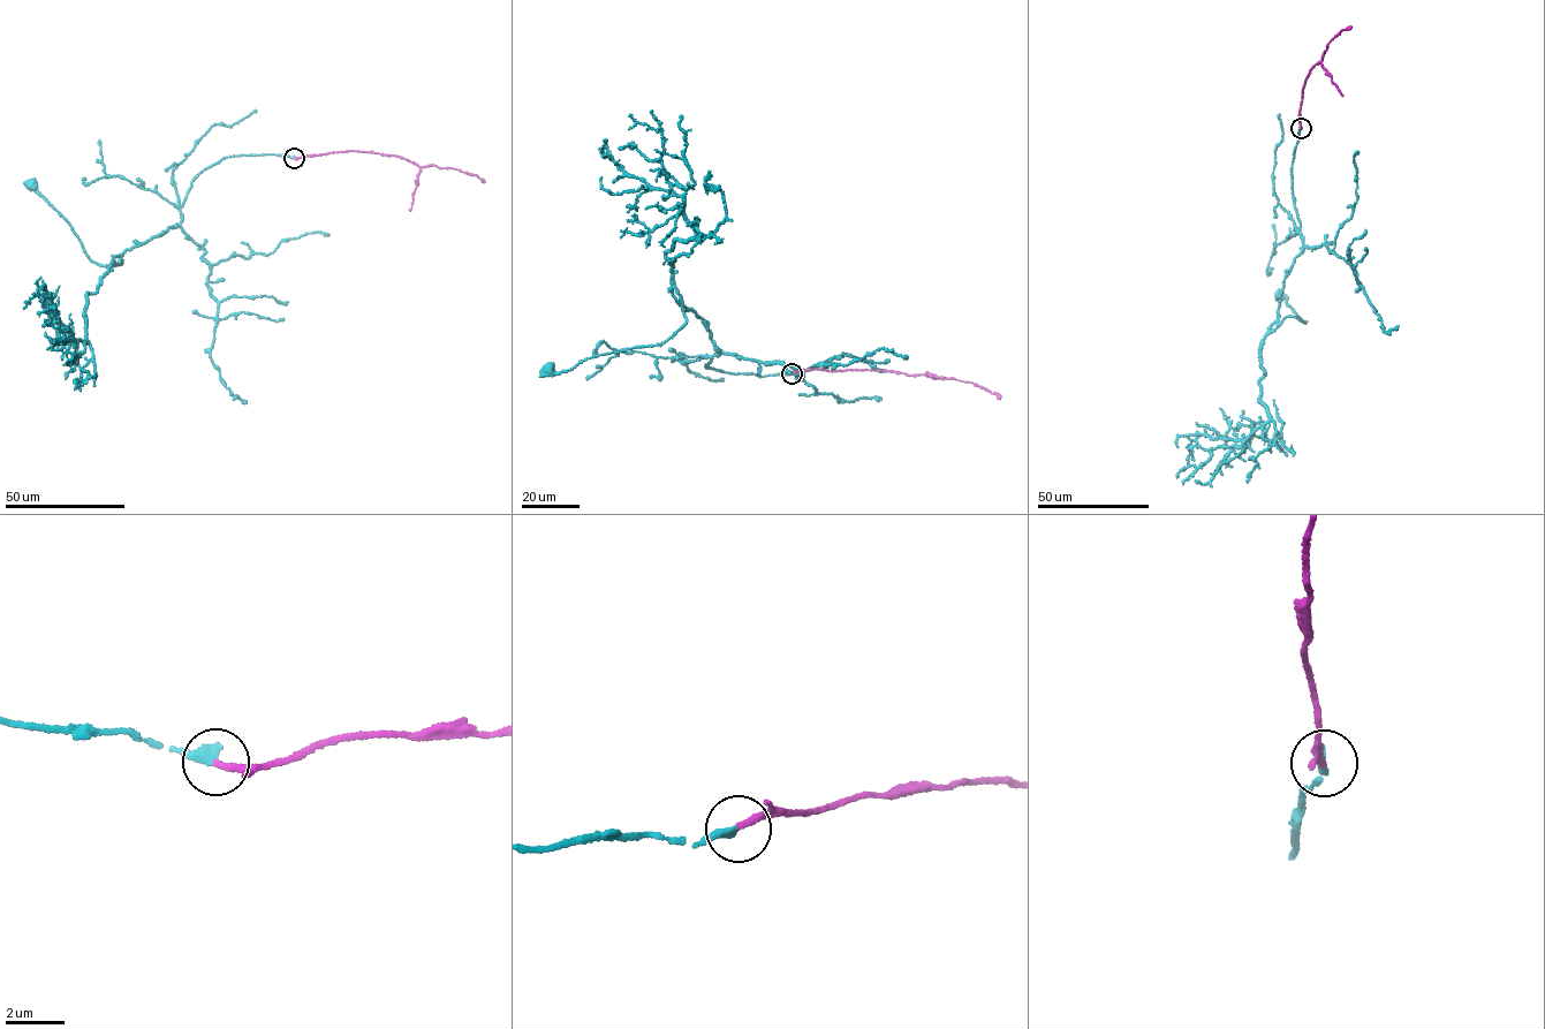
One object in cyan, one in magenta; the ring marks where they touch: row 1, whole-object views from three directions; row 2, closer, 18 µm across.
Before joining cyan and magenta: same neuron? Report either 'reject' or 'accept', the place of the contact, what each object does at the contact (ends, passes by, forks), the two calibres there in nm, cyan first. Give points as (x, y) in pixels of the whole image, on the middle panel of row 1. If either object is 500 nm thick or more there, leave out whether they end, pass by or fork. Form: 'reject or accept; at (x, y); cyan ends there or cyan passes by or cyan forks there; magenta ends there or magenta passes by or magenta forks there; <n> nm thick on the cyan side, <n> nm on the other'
accept; at (792, 373); cyan ends there; magenta ends there; 320 nm thick on the cyan side, 240 nm on the other

